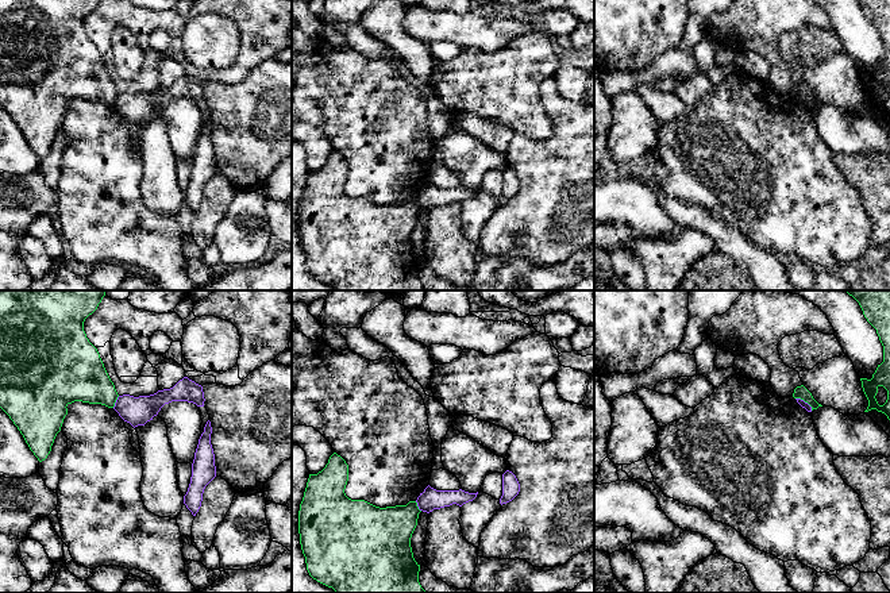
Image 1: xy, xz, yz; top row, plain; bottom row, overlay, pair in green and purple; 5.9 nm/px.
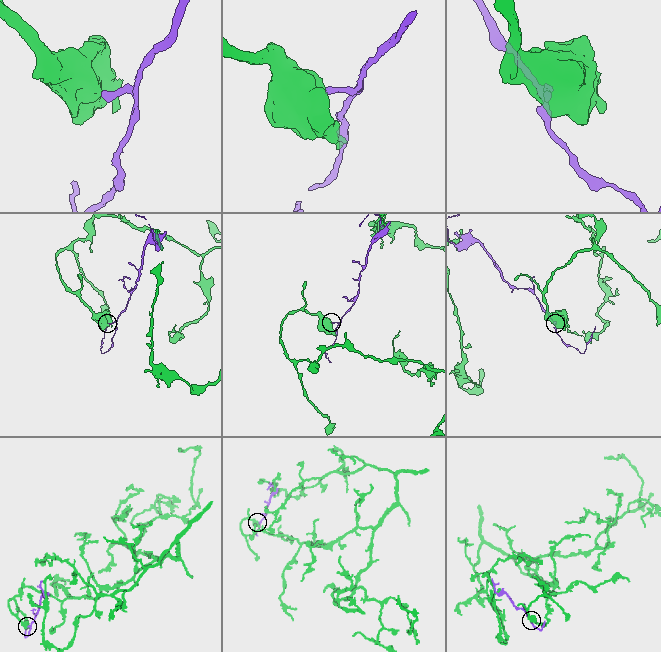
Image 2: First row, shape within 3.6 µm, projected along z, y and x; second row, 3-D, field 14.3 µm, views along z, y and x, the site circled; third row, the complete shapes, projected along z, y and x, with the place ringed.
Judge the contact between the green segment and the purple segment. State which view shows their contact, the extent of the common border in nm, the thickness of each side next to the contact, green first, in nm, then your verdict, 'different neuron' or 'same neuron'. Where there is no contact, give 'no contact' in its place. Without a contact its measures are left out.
meets green in xy; contact 80 nm long; 280 nm thick on the green side, 170 nm on the other; different neuron

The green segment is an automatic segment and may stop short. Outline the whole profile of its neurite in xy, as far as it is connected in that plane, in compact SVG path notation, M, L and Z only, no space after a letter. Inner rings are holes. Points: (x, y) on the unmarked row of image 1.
M0 0L0 105L18 124L30 147L34 150L39 159L45 158L50 151L54 136L61 128L63 116L68 112L66 104L69 101L74 99L82 99L113 105L119 95L97 46L89 39L84 28L85 16L97 7L99 1L100 0Z

